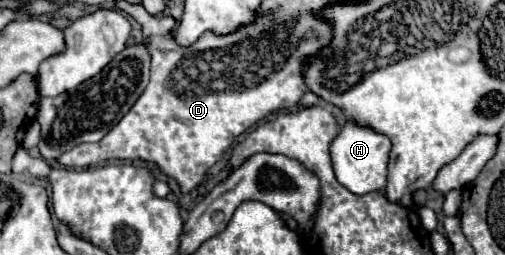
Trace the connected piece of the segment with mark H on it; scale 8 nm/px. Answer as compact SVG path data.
M346 121L346 125L338 131L330 147L332 163L336 179L356 195L364 195L370 191L380 191L386 187L386 173L388 173L388 153L390 153L390 139L382 133L376 133L370 127L362 127L354 121Z

